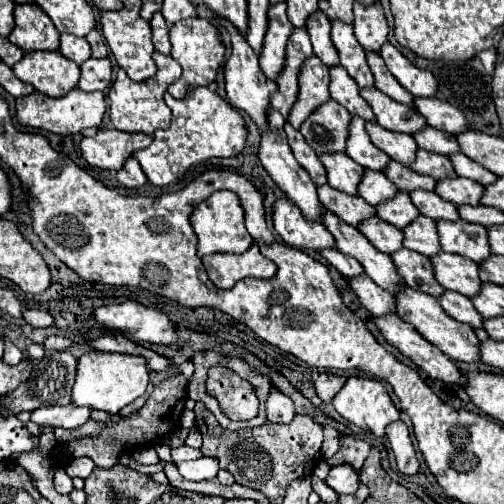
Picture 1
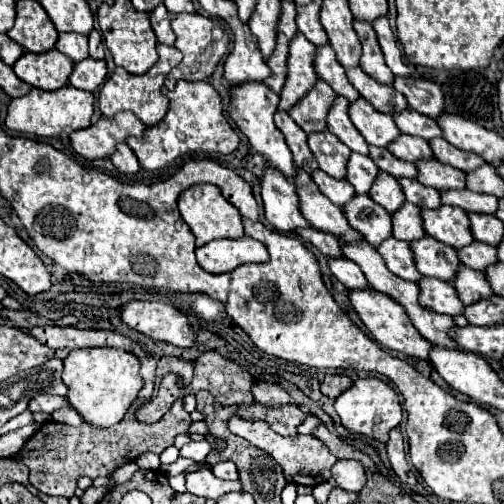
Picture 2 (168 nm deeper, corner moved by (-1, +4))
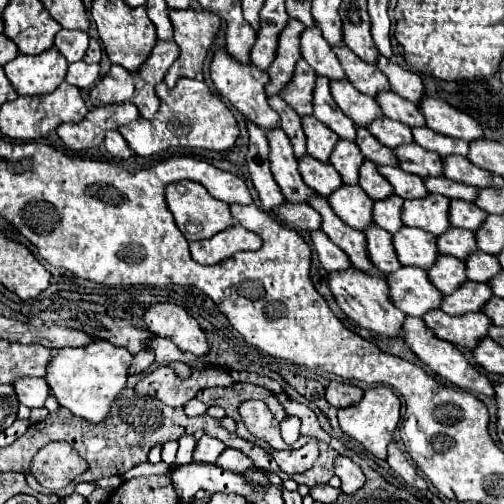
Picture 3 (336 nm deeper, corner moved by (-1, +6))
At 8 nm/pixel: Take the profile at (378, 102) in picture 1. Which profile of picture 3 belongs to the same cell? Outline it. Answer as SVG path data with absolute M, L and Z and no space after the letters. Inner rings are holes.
M340 45L334 49L336 57L340 59L340 65L348 77L348 81L364 95L378 97L382 91L390 91L390 85L386 81L386 75L376 67L368 65L362 59L358 59L346 45Z

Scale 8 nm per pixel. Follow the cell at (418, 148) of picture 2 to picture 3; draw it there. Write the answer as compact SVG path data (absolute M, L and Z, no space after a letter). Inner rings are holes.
M388 117L376 119L374 123L370 123L368 131L386 147L396 149L398 145L406 145L406 143L414 143L412 139L412 129L408 125L402 125L398 121L392 121Z

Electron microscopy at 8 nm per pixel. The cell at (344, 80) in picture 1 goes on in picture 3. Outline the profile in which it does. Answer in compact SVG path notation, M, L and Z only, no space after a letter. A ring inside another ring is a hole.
M318 27L306 29L302 33L300 39L300 51L302 57L306 59L306 63L322 77L328 77L330 81L338 81L338 79L346 79L338 57L334 55L332 47L326 43L326 39L322 37L322 31Z

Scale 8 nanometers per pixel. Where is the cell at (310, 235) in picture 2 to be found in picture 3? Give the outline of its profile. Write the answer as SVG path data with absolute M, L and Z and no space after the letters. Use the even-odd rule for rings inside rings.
M284 203L280 207L274 209L274 215L286 223L288 227L294 227L294 229L302 229L306 233L312 233L312 231L320 231L322 229L322 219L320 215L310 207L310 205L294 205L294 203Z

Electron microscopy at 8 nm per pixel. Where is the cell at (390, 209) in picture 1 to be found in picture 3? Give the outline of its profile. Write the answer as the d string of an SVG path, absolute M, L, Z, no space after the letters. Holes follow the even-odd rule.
M364 161L364 165L360 167L360 187L374 199L374 201L382 201L382 197L390 197L394 195L392 185L386 181L386 177L382 177L378 173L378 167L372 161Z

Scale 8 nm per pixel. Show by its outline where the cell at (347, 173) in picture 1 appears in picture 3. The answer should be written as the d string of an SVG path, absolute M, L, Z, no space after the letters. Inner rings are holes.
M304 117L302 127L308 139L306 143L310 157L322 163L330 163L330 151L334 151L334 145L340 141L340 137L334 131L326 129L326 125L322 125L316 117Z

